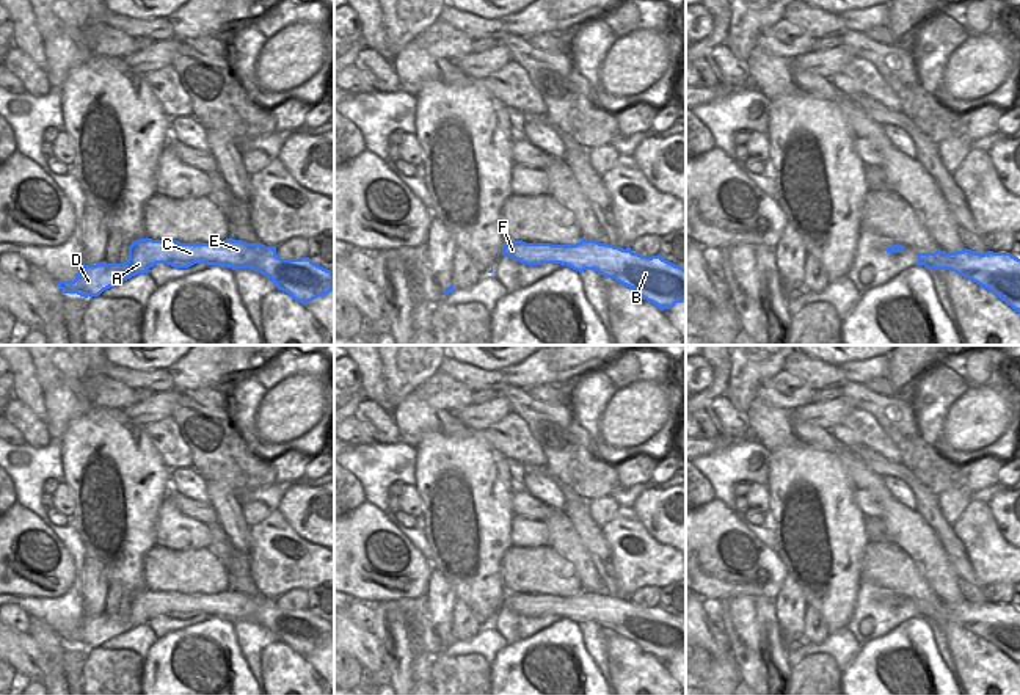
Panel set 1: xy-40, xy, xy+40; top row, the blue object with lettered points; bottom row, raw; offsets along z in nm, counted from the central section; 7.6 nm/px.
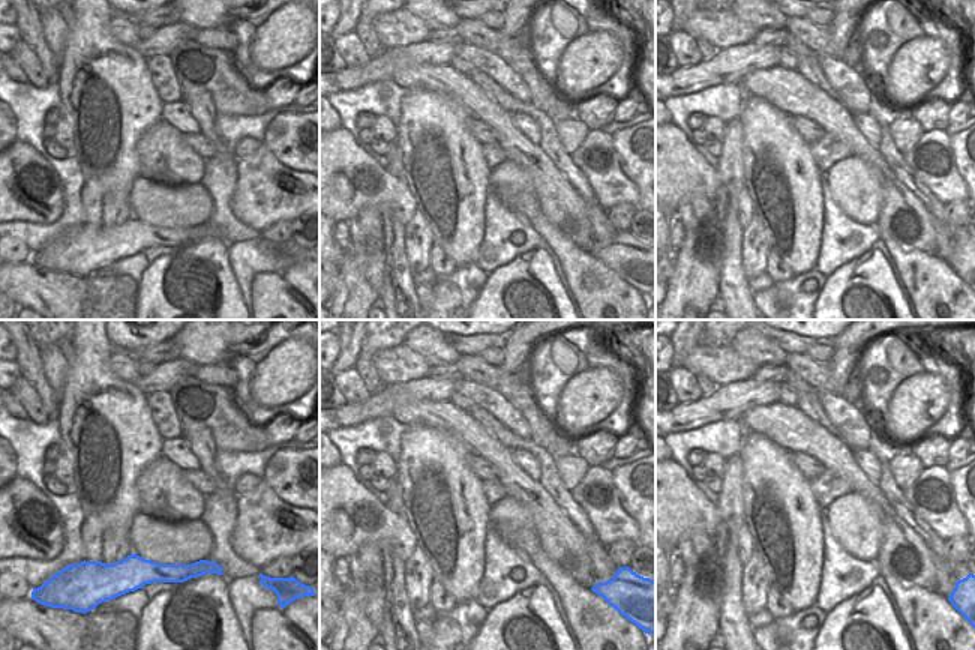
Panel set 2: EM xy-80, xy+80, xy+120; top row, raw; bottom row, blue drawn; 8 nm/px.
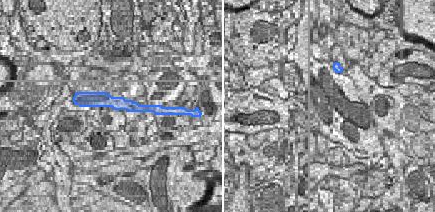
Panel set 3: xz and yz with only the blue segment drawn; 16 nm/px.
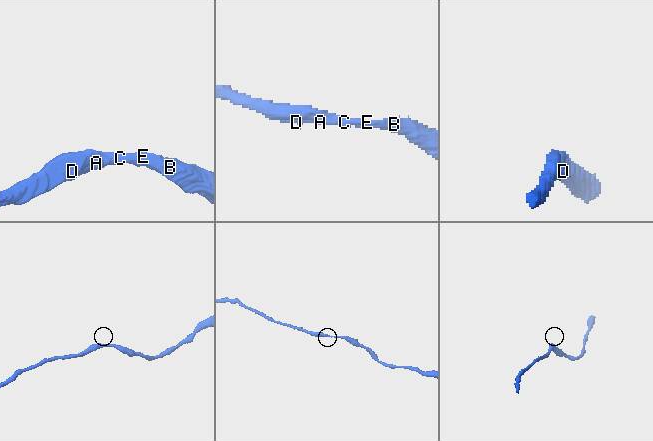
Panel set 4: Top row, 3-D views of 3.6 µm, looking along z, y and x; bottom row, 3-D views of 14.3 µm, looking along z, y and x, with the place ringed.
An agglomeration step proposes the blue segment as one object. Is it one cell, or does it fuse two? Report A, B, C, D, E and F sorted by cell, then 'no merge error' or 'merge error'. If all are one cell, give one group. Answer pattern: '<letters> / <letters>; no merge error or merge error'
A B C D E F; no merge error

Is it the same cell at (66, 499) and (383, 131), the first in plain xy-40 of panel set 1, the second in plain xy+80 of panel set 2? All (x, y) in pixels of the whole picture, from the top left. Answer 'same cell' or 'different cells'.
same cell

